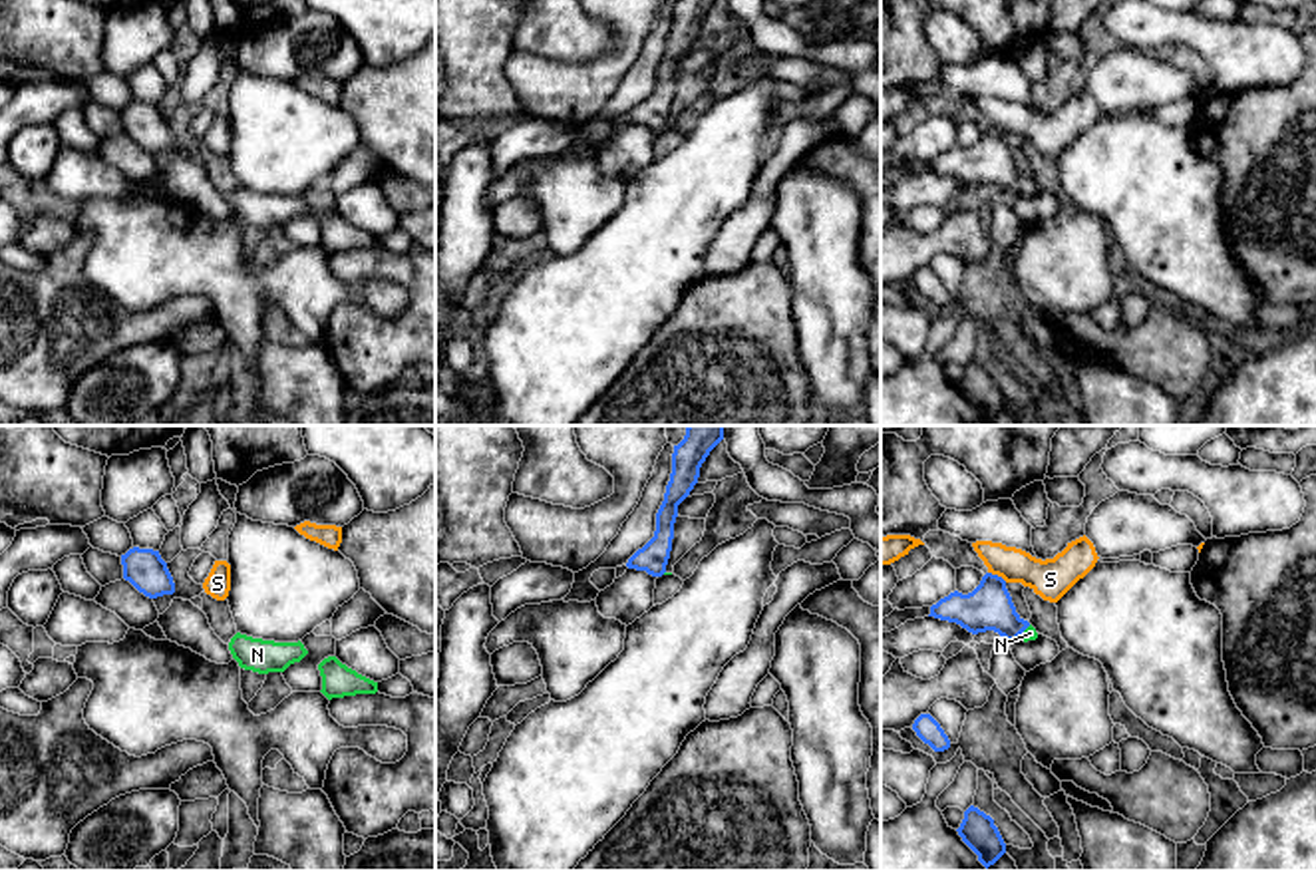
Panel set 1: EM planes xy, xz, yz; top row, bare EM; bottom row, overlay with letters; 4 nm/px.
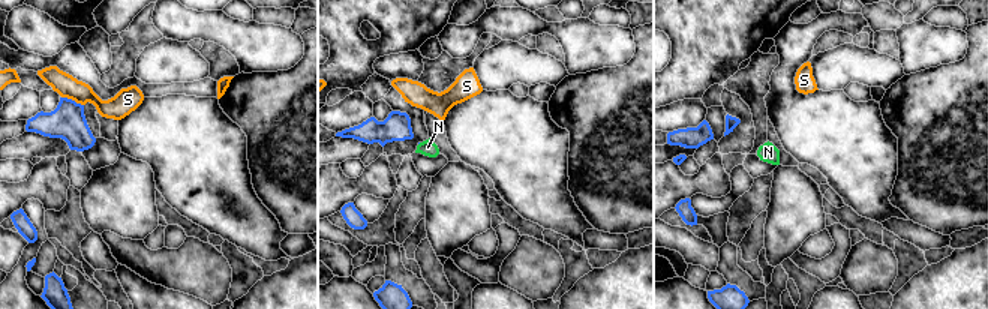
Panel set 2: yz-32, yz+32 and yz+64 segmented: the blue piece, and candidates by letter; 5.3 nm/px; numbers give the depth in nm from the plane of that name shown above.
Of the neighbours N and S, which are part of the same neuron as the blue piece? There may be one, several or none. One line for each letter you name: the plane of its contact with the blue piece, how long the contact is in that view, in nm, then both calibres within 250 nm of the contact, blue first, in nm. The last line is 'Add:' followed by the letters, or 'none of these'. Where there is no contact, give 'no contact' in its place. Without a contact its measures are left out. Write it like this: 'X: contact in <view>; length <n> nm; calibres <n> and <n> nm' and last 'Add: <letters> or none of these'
N: contact in yz; length 90 nm; calibres 190 and 50 nm
Add: N

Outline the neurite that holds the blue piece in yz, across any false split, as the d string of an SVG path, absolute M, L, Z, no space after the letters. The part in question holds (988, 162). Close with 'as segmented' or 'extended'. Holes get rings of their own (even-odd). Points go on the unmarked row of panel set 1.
M986 127L972 147L954 145L940 153L928 171L956 177L972 189L994 185L1006 197L1038 193L1036 183L1016 167L1006 135L992 127Z; extended

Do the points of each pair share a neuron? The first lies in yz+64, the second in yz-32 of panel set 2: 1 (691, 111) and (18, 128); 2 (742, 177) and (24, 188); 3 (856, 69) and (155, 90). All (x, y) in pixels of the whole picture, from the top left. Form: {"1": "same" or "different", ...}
{"1": "different", "2": "different", "3": "different"}

